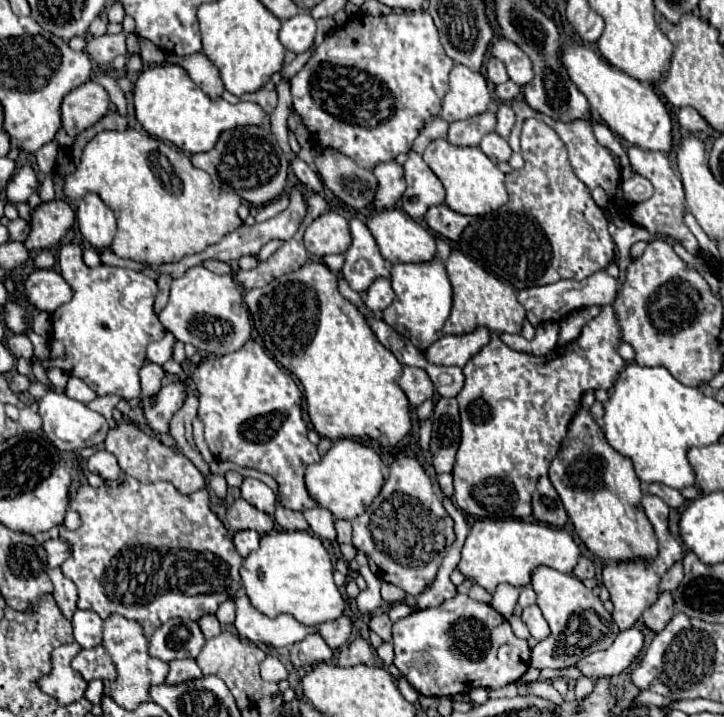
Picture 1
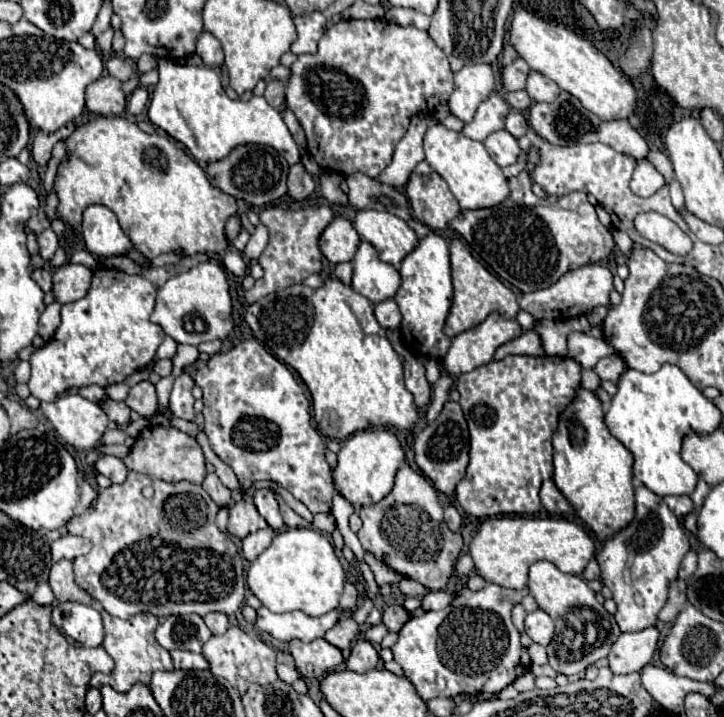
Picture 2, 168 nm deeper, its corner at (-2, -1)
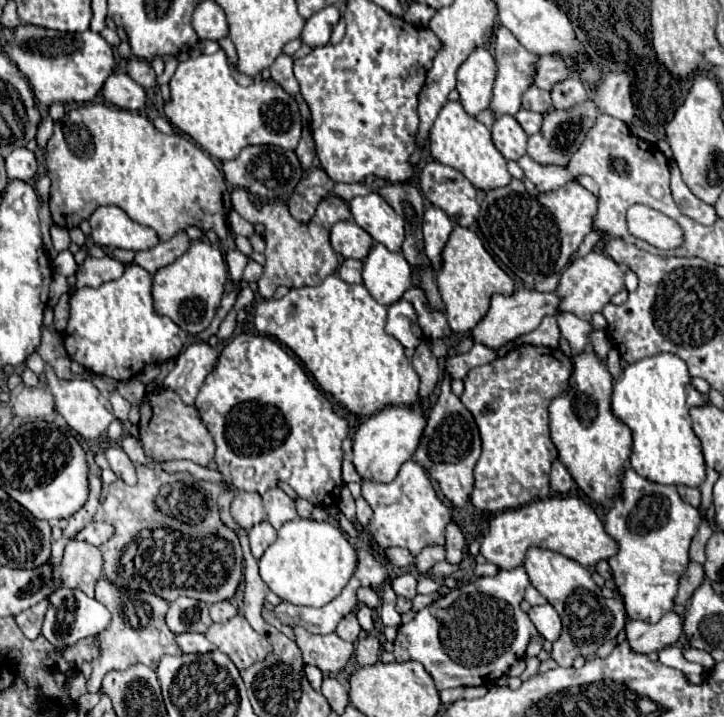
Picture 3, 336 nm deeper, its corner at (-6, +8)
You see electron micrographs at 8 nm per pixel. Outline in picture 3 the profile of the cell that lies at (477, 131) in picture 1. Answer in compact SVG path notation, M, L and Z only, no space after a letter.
M499 26L495 32L495 62L497 62L497 80L493 86L493 100L491 100L491 110L497 116L503 114L517 114L517 110L521 108L521 96L523 92L533 86L533 76L537 70L537 60L539 56L525 50L519 40L505 28Z

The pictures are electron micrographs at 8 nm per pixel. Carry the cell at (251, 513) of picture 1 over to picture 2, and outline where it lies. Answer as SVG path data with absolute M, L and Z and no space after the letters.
M241 499L237 501L231 509L229 509L229 525L227 531L237 537L243 539L245 535L257 531L257 529L265 529L267 523L265 519L257 513L257 507L253 505L251 499Z

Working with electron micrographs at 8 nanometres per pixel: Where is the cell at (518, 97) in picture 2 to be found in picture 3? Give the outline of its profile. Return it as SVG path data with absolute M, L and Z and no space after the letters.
M531 86L525 94L523 94L523 104L521 108L525 110L533 110L533 112L539 112L539 114L547 114L549 110L553 110L553 104L551 104L551 94L547 90L541 90L537 86Z

